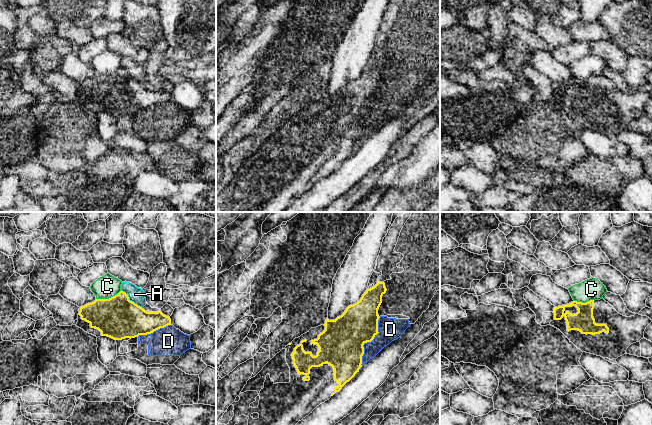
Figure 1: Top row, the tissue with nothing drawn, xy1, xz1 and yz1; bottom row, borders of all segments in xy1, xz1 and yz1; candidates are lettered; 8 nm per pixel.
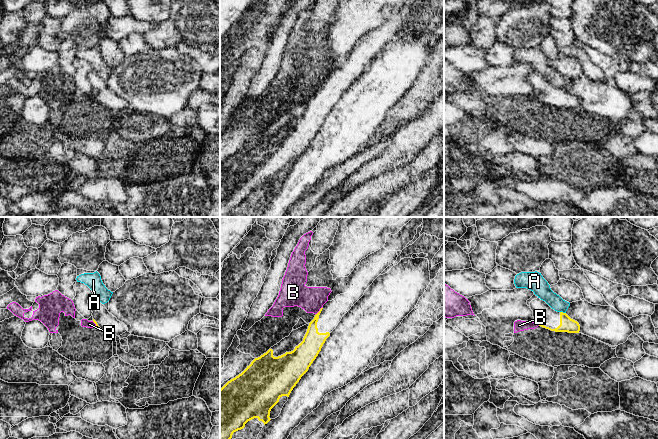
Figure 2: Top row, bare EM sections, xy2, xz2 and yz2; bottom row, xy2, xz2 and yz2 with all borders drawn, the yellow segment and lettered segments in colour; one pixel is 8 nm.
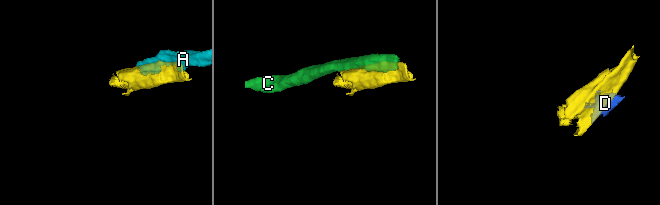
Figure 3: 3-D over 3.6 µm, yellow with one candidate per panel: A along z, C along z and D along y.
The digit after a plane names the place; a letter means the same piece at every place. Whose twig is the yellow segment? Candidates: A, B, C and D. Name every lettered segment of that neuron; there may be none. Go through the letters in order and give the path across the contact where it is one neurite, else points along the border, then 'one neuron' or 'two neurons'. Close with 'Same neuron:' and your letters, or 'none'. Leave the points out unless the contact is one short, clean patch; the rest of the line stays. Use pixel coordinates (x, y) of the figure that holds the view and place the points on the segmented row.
A: two neurons
B: along xz2 (321, 307), (316, 314) | two neurons
C: two neurons
D: two neurons
Same neuron: none

